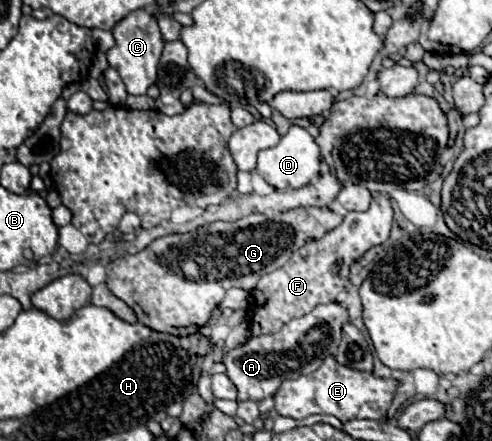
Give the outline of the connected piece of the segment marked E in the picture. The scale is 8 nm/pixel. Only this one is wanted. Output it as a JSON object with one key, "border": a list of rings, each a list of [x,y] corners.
{"border":[[[332,355],[324,357],[320,369],[296,381],[284,381],[274,395],[274,409],[282,417],[304,419],[308,415],[336,415],[342,423],[350,419],[384,419],[396,391],[394,379],[378,379],[372,373],[338,365]]]}

